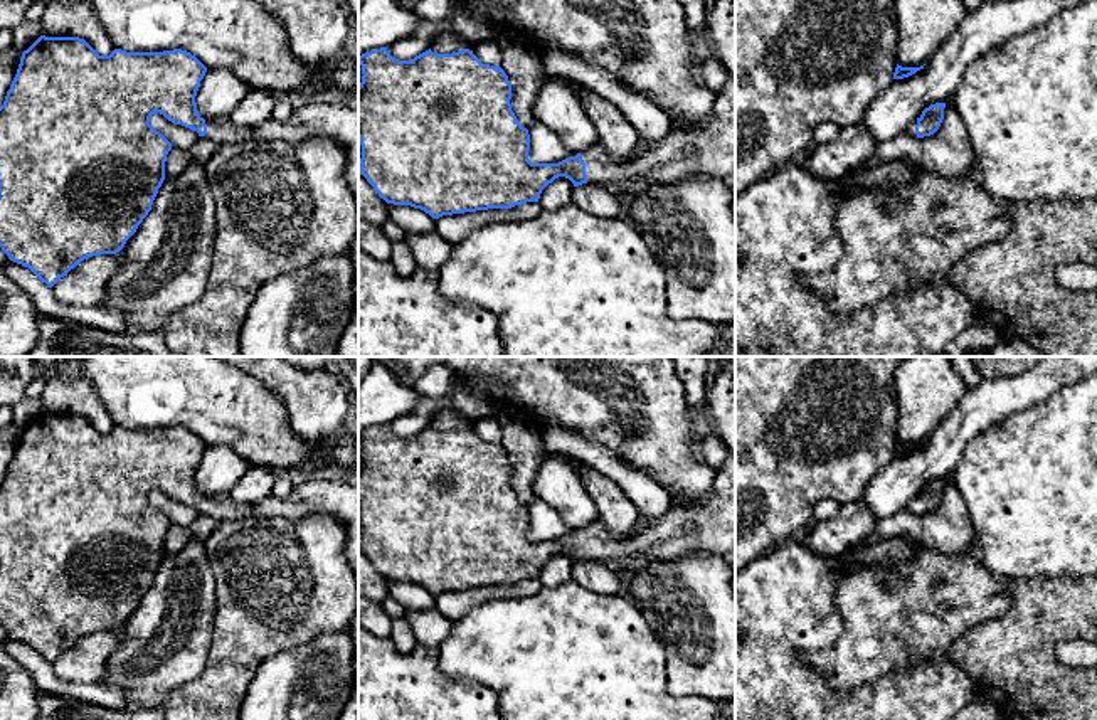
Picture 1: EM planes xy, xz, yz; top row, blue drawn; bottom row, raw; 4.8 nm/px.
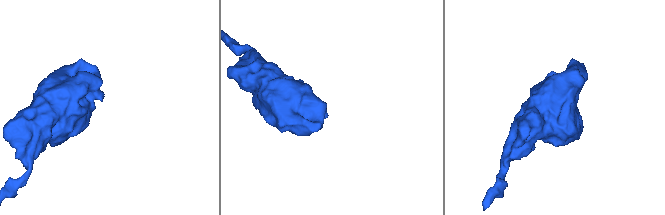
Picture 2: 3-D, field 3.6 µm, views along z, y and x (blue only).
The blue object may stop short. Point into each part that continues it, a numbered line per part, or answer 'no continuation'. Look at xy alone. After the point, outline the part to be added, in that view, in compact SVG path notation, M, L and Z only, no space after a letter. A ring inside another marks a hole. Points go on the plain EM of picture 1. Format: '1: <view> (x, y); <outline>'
1: xy (339, 498); M308 479L294 484L286 498L269 495L252 505L239 505L229 493L205 496L205 515L217 521L241 518L289 518L330 515L347 528L347 560L358 582L358 484L348 479Z

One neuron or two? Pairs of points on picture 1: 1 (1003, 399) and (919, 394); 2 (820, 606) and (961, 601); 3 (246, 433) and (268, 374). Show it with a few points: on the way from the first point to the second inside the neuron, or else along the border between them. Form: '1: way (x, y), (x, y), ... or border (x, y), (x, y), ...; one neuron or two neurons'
1: border (969, 389), (936, 426); two neurons
2: border (852, 571), (835, 594), (842, 633), (832, 645); two neurons
3: border (246, 374), (266, 386), (281, 401), (286, 418); two neurons

